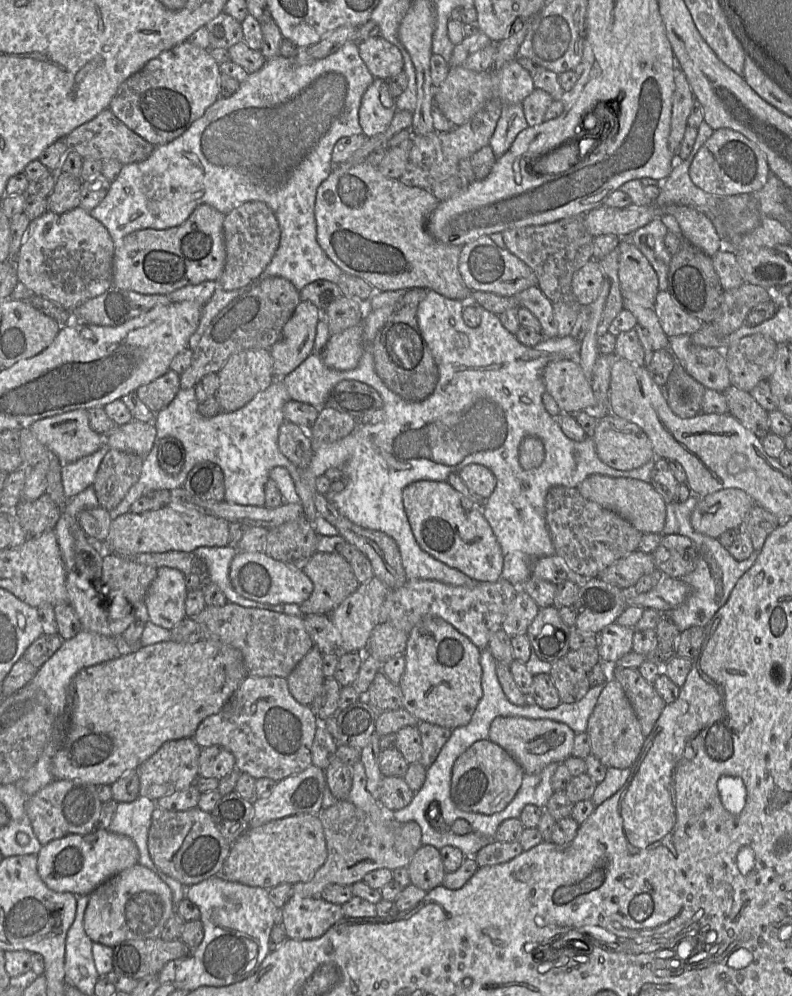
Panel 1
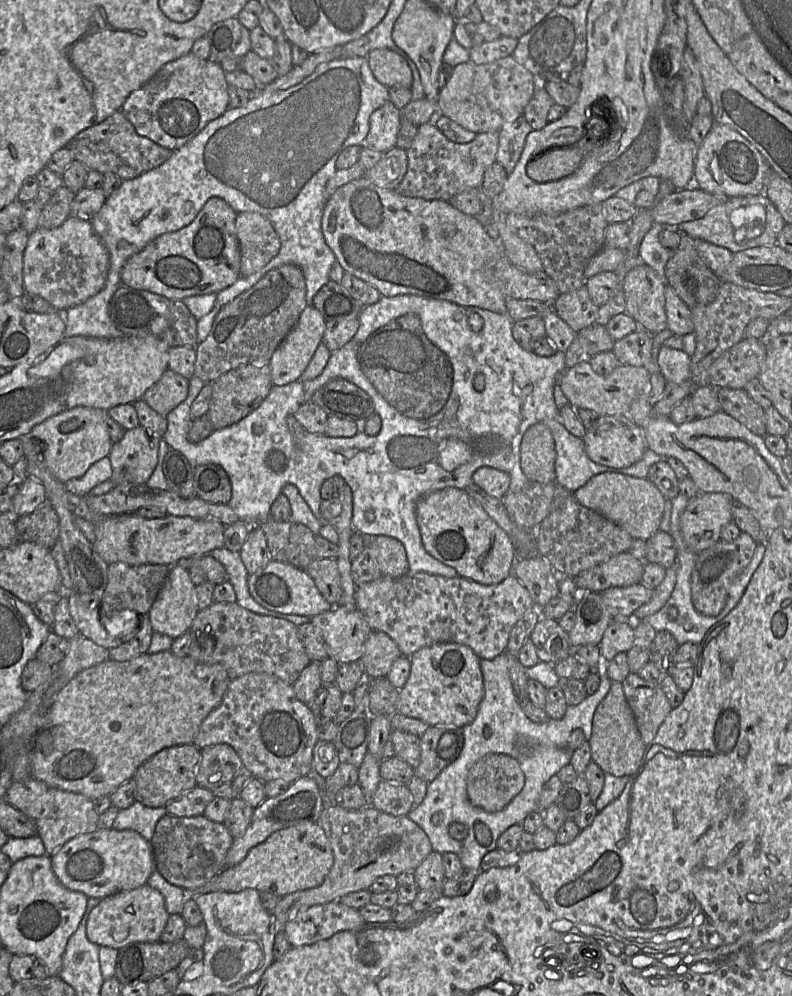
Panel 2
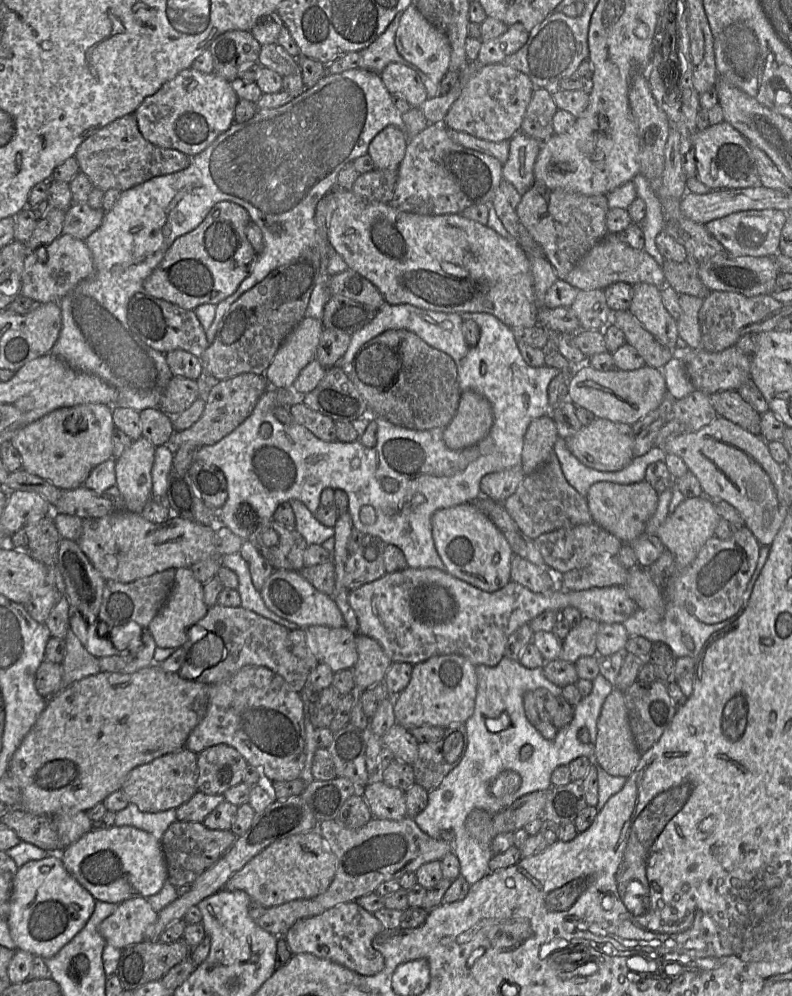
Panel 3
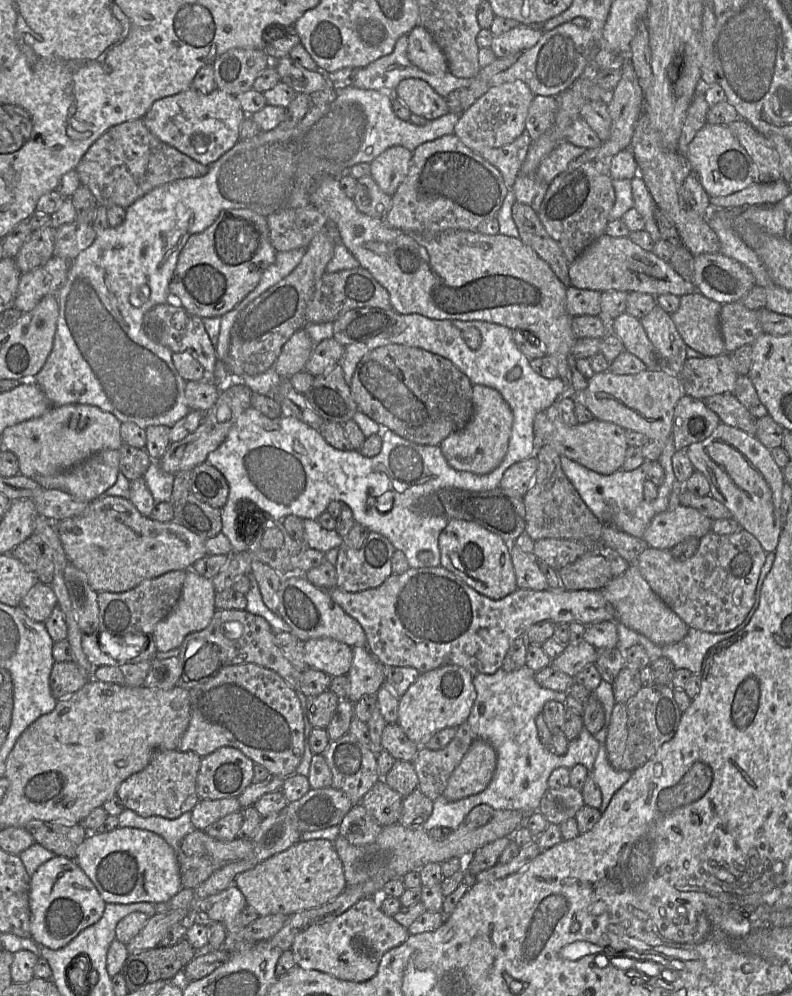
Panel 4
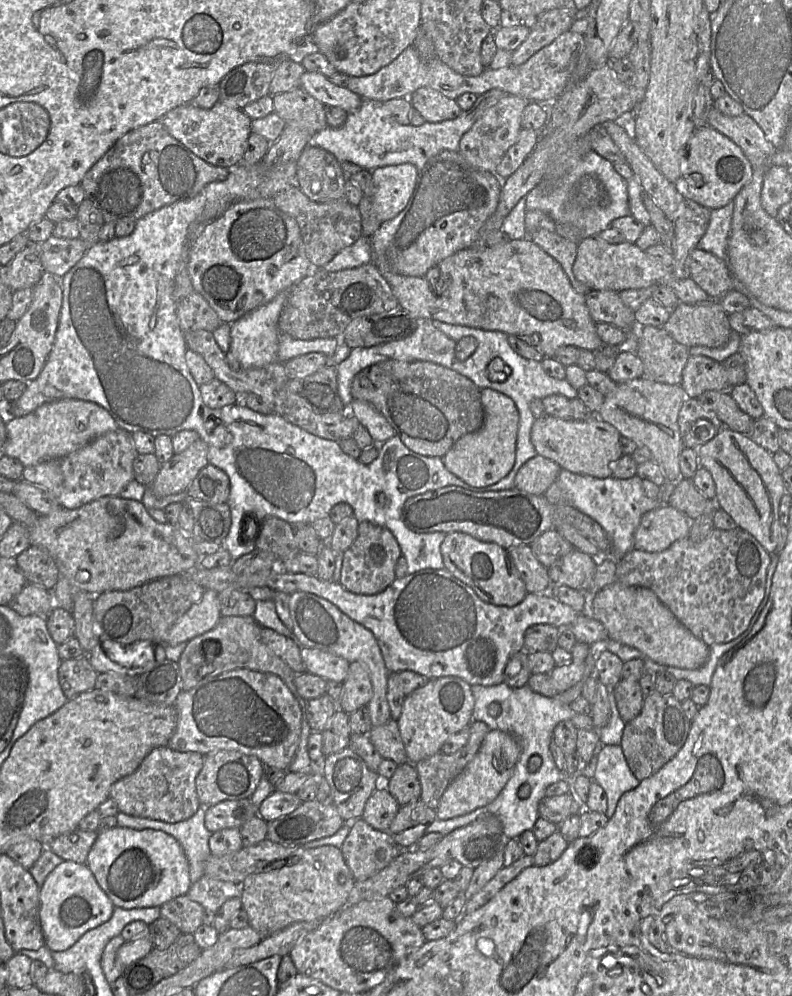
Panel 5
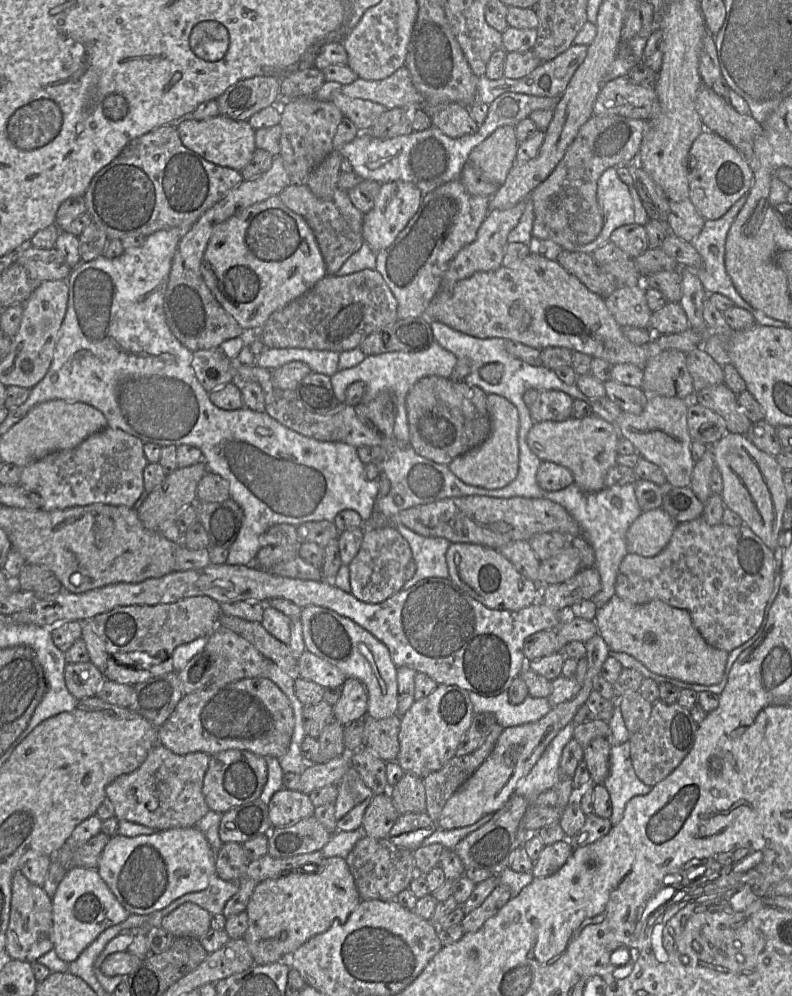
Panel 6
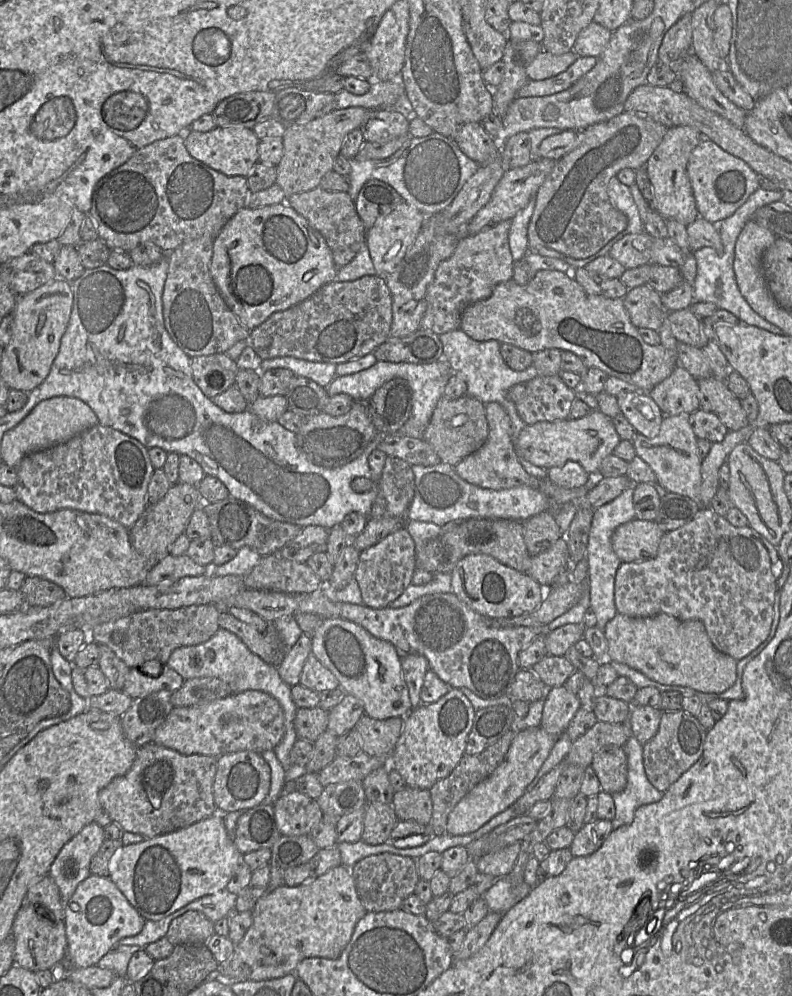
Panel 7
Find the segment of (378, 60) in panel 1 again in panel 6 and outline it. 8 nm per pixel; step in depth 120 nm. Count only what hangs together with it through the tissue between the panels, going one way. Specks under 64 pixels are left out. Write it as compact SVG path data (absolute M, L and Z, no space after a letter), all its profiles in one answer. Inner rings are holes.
M460 104L427 107L426 113L431 119L432 126L451 138L474 134L479 129L479 124L471 118L467 107Z

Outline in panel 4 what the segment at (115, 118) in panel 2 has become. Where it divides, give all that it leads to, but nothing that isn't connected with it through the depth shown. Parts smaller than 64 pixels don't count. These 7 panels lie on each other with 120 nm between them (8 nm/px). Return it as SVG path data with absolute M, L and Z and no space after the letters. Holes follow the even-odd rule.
M135 119L109 128L88 148L75 170L99 205L126 209L154 188L178 179L204 176L209 167L164 143L147 129L143 119Z

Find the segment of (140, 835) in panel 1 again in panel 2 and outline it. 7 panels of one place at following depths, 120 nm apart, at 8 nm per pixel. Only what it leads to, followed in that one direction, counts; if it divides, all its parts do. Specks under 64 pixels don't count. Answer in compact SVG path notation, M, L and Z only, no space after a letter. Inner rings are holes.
M136 800L130 807L119 810L112 828L136 831L150 842L157 822L166 814L165 807L147 807Z

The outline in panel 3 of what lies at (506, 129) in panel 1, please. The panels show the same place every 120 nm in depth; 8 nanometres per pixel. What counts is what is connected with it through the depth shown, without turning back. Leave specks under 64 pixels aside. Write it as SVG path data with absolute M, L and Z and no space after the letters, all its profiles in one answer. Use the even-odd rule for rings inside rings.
M521 130L509 139L509 157L502 164L503 178L516 187L520 194L527 192L535 183L534 165L540 143Z

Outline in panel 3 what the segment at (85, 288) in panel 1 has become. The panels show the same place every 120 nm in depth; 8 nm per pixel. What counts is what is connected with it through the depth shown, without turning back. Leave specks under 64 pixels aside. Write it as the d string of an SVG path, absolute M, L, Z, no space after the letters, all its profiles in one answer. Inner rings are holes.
M61 234L45 247L27 252L22 272L21 295L38 303L59 302L82 280L92 275L94 264L87 244L69 234Z

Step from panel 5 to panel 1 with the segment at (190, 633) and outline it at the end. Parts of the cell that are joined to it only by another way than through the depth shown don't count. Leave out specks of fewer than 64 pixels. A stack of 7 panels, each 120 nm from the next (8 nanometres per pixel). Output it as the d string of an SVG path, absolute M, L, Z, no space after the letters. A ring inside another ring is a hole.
M167 566L158 568L157 576L145 597L150 621L163 628L173 629L187 617L187 594L183 572Z

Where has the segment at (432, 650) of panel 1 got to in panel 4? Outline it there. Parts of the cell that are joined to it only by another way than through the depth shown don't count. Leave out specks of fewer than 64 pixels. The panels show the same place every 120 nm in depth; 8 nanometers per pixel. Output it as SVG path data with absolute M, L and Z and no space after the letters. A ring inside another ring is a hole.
M446 665L421 673L418 679L399 697L398 721L406 736L418 747L445 728L457 728L465 723L476 700L473 675L457 665Z

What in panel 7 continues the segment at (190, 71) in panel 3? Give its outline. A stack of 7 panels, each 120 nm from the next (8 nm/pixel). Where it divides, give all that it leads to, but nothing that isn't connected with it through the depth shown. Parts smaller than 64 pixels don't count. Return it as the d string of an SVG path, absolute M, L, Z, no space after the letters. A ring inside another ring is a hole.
M215 127L208 132L192 129L184 133L188 153L198 161L227 176L247 176L259 161L259 139L254 131L245 127Z

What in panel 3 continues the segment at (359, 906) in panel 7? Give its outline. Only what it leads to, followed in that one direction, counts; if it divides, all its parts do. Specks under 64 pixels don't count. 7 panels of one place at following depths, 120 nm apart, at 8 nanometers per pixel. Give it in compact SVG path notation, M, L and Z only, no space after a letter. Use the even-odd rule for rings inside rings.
M314 830L272 843L233 874L224 886L228 891L245 891L253 902L265 908L324 893L336 871L336 857L325 839Z

